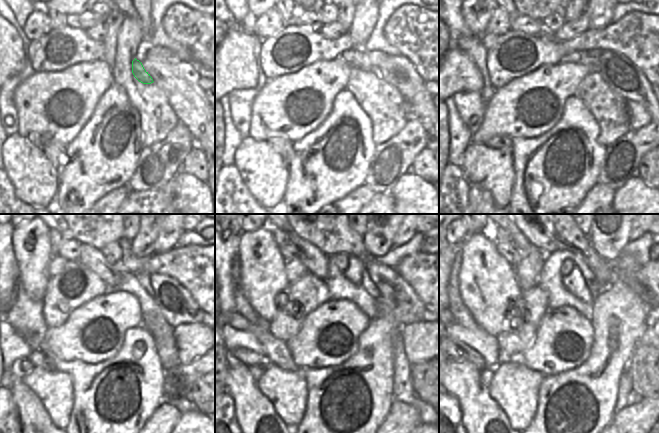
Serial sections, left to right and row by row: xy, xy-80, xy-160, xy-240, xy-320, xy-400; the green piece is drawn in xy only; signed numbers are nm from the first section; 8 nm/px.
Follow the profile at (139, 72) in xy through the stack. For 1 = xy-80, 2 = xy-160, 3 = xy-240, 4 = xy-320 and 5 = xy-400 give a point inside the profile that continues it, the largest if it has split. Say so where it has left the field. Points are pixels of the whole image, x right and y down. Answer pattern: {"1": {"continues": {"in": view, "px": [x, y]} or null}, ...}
{"1": {"continues": {"in": "xy-80", "px": [357, 58]}}, "2": {"continues": {"in": "xy-160", "px": [590, 62]}}, "3": {"continues": {"in": "xy-240", "px": [92, 258]}}, "4": {"continues": {"in": "xy-320", "px": [316, 263]}}, "5": {"continues": {"in": "xy-400", "px": [524, 247]}}}

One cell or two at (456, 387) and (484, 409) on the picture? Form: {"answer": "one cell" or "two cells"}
{"answer": "one cell"}

